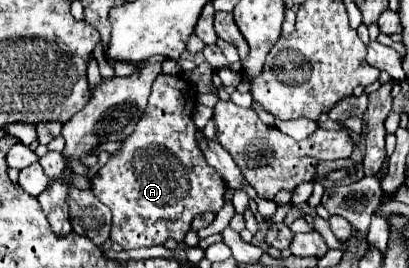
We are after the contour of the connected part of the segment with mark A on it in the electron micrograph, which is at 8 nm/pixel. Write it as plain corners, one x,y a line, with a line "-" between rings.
159,75
153,83
149,103
135,127
135,131
123,139
119,151
109,157
109,161
91,179
91,189
99,201
103,201
111,213
111,241
119,243
123,249
163,245
167,239
183,241
185,233
191,229
193,217
205,211
221,211
225,205
223,193
227,189
223,177
205,161
201,149
195,141
195,123
191,113
195,109
195,91
187,79
179,75

